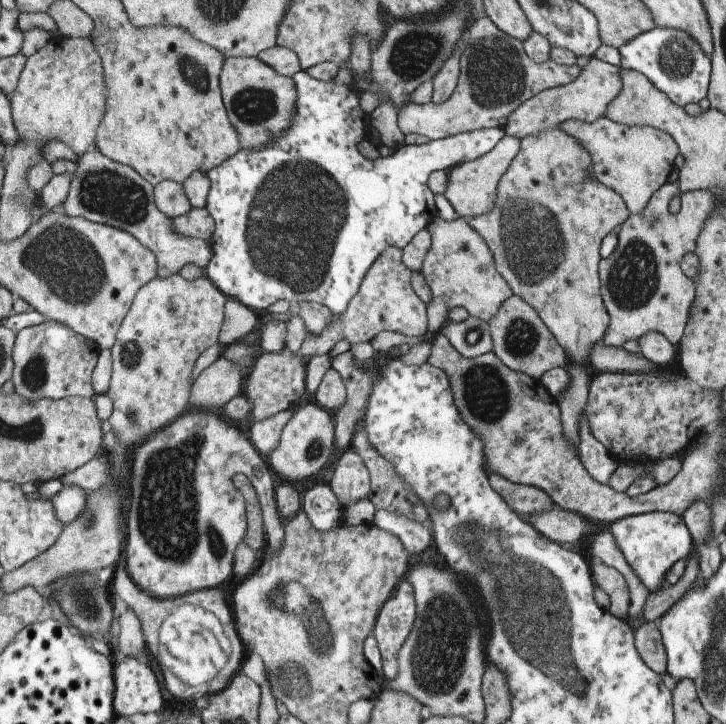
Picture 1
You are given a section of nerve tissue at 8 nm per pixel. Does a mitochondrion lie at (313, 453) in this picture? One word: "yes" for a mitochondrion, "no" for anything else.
yes

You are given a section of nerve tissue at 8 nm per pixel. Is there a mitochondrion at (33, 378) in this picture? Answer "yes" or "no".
yes

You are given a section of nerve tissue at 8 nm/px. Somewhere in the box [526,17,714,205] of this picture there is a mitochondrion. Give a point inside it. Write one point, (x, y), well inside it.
(676, 61)

